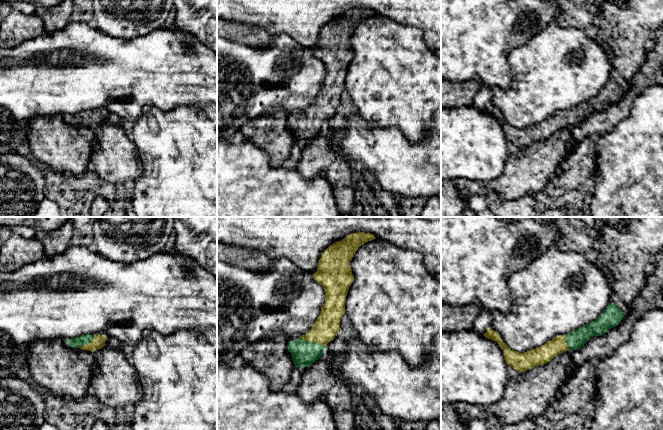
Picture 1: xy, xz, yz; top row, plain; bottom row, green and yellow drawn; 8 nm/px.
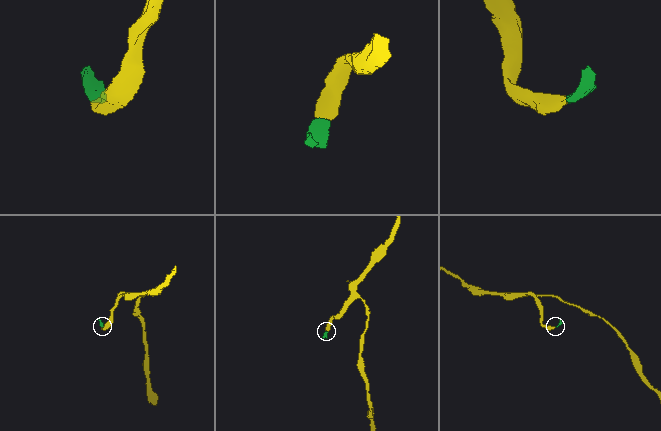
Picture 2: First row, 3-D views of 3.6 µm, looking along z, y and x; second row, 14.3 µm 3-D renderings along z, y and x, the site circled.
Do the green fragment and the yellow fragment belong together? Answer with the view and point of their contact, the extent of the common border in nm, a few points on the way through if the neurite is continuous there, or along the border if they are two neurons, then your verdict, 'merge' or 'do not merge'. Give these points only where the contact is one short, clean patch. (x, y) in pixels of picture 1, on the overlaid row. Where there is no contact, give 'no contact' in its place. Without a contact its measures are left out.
meets green in xz at (312, 342); contact 220 nm long; runs through xz (304, 353), (312, 342), (326, 327); merge

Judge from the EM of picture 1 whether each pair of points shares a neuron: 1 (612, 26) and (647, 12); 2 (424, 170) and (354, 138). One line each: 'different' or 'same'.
1: same
2: same

